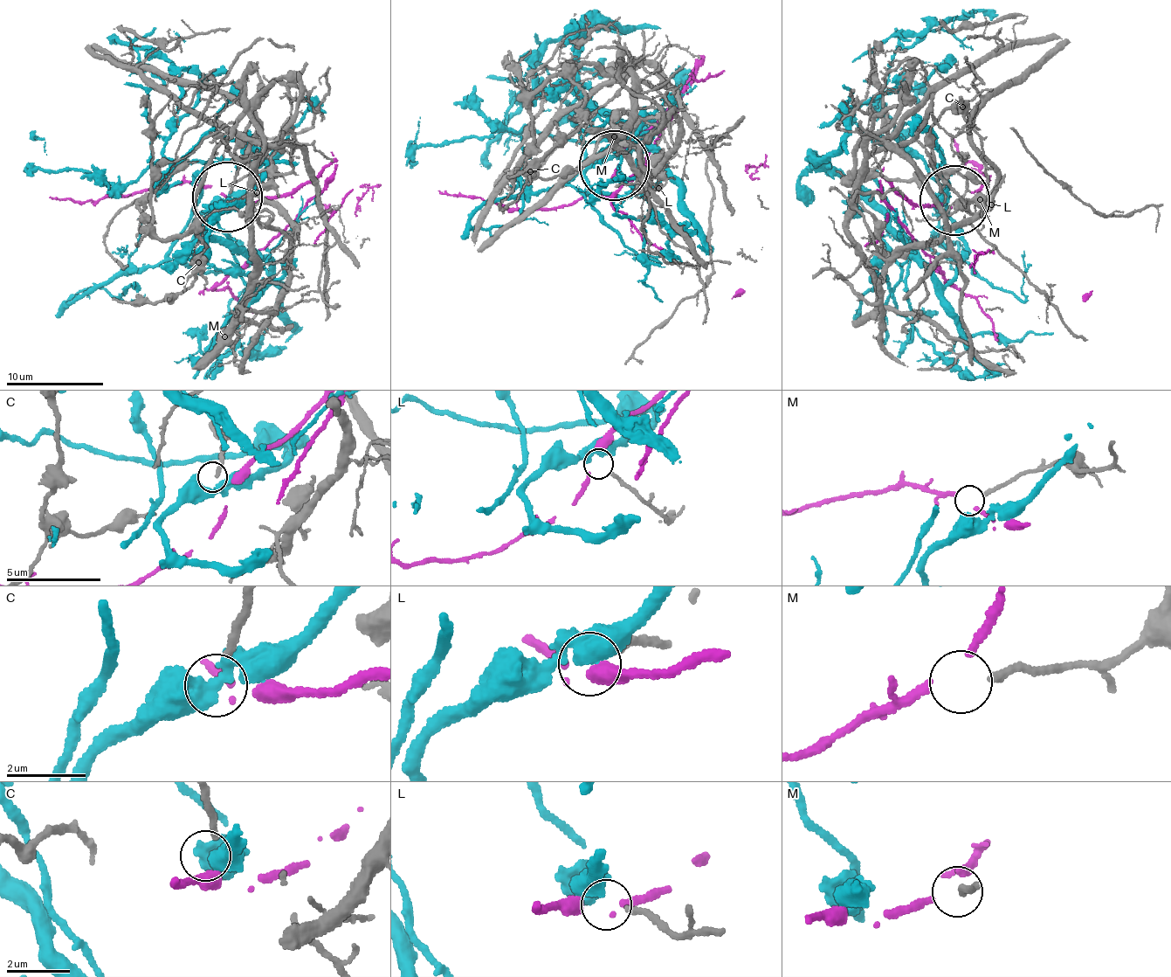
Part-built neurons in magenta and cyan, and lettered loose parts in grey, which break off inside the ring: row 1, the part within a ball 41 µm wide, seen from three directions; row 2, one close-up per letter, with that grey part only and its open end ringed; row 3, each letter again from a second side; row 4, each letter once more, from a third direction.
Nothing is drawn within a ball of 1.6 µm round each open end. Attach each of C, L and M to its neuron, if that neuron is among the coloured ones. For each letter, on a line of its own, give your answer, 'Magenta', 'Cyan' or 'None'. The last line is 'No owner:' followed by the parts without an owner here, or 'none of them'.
C: None
L: Magenta
M: None
No owner: C, M

